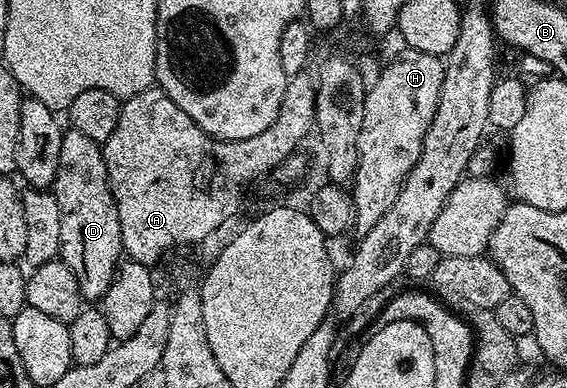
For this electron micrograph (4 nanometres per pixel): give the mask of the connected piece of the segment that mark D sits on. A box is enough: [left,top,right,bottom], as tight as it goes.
[52,128,123,300]

